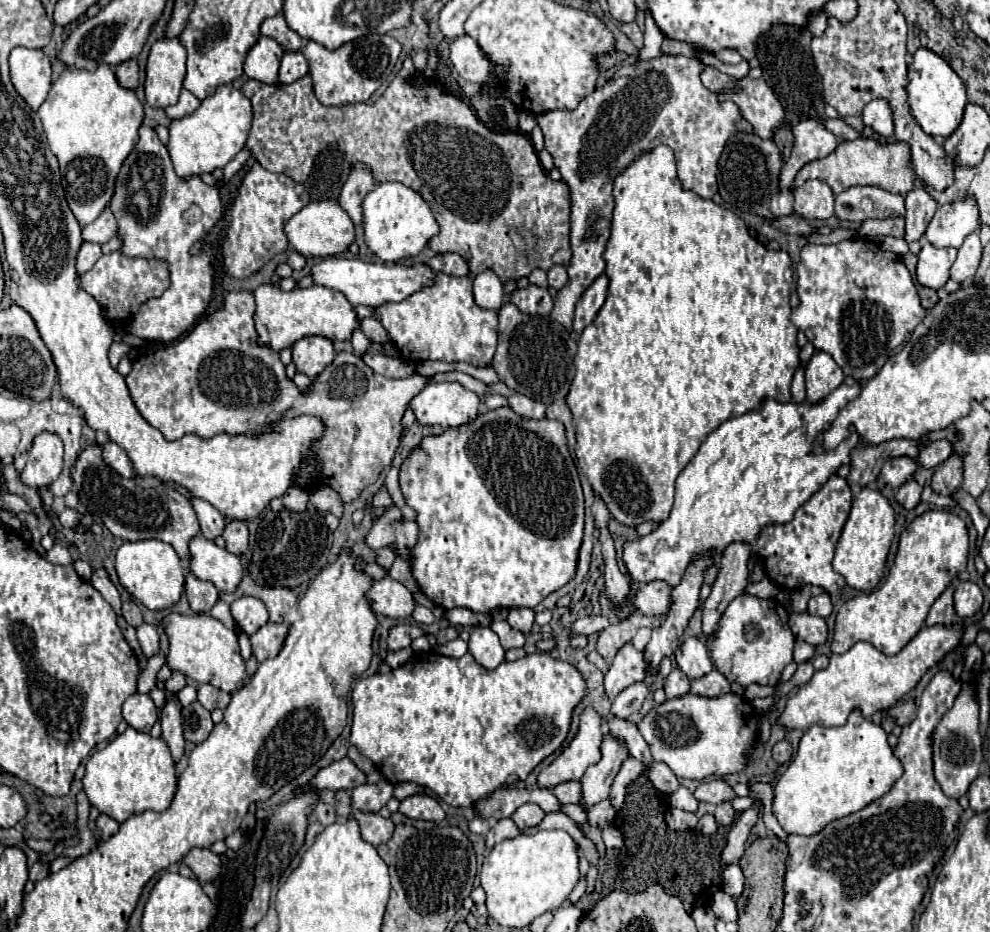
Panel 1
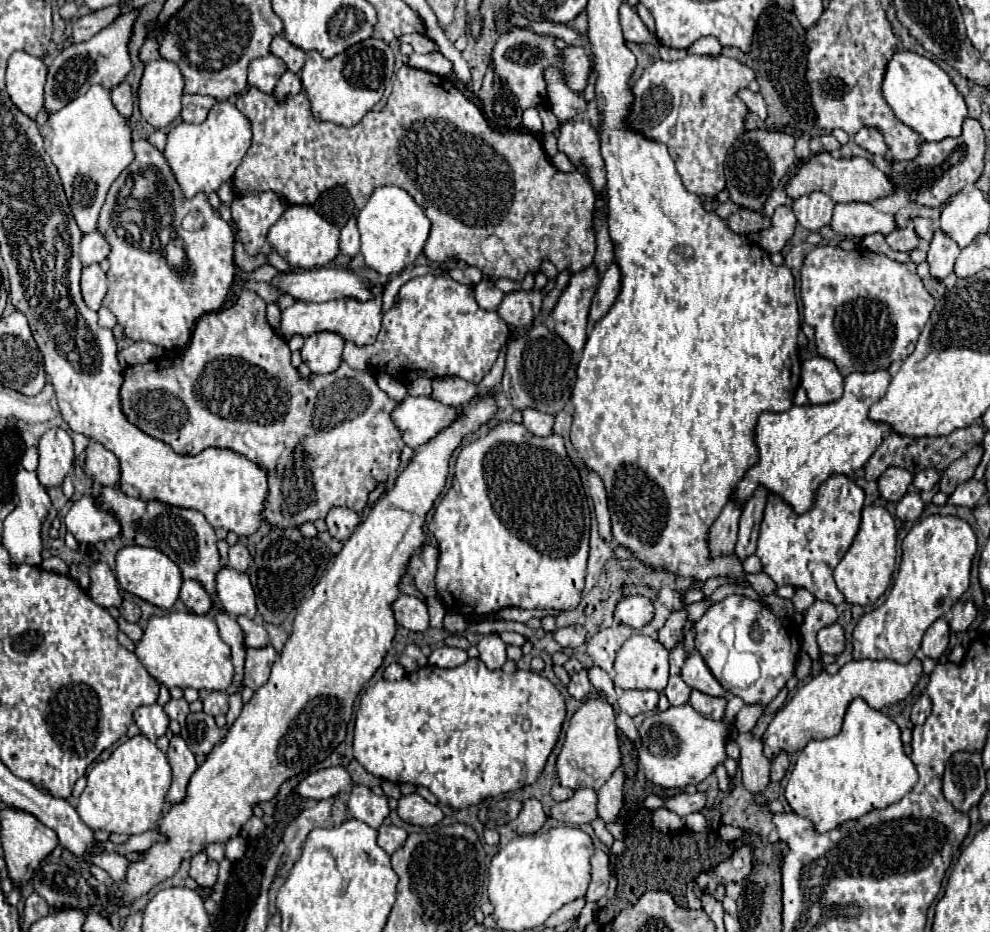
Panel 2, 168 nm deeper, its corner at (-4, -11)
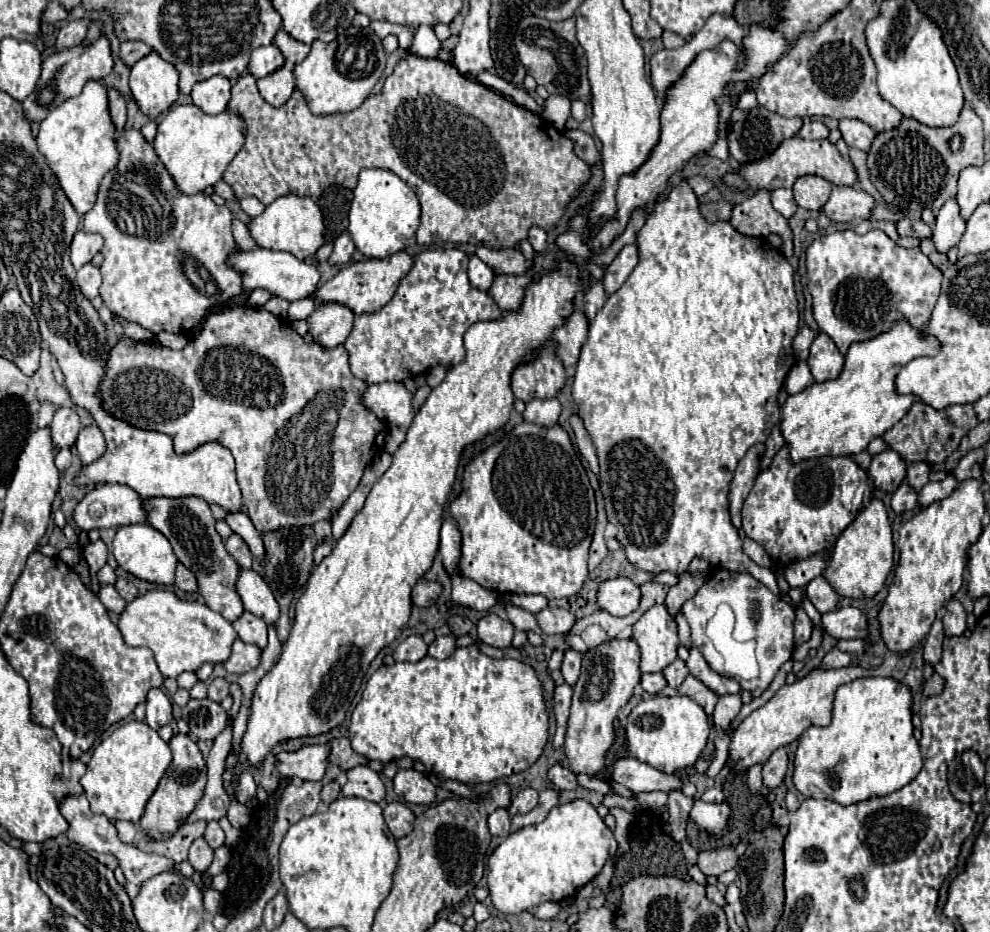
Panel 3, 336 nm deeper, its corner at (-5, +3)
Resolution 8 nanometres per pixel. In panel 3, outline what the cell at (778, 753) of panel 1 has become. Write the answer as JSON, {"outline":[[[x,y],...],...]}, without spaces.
{"outline":[[[778,748],[770,760],[764,764],[762,768],[762,776],[764,776],[764,784],[768,788],[778,788],[784,780],[784,774],[786,774],[786,768],[788,768],[788,754],[786,754],[786,748]]]}

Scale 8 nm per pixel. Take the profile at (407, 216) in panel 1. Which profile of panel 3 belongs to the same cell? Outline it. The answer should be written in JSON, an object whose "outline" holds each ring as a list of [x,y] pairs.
{"outline":[[[366,168],[360,172],[354,200],[348,212],[348,230],[356,248],[368,258],[388,258],[406,248],[420,226],[420,202],[416,192],[390,170]]]}

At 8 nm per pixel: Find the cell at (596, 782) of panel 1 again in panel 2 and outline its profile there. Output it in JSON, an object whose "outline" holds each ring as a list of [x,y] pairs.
{"outline":[[[589,788],[575,790],[575,794],[569,800],[557,802],[551,808],[549,818],[555,818],[565,824],[573,824],[573,826],[593,822],[597,818],[597,792]]]}

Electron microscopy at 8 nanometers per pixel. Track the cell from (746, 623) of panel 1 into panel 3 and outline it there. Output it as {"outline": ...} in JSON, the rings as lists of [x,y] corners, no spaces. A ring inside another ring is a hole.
{"outline":[[[714,570],[698,594],[682,606],[692,630],[692,644],[700,648],[710,668],[738,681],[742,690],[758,698],[774,680],[778,668],[792,658],[794,650],[794,606],[772,594],[750,574]],[[736,614],[734,638],[724,638],[724,616]],[[708,626],[708,636],[706,636]],[[752,638],[752,640],[750,640]]]}

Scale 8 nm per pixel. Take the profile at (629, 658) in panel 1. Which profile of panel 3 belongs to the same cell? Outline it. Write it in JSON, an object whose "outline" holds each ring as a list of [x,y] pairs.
{"outline":[[[652,606],[632,628],[632,640],[640,646],[640,670],[662,672],[676,660],[676,622],[666,606]]]}

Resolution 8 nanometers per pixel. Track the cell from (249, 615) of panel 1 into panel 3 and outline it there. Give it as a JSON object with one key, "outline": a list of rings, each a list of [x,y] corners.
{"outline":[[[244,610],[244,614],[234,622],[234,630],[244,642],[252,642],[260,648],[266,646],[266,622],[252,612]]]}

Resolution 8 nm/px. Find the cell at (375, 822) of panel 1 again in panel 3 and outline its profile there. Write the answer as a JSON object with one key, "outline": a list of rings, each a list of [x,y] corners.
{"outline":[[[392,802],[384,808],[384,820],[392,832],[394,838],[402,838],[406,834],[412,832],[412,824],[414,824],[414,814],[406,804],[400,802]]]}

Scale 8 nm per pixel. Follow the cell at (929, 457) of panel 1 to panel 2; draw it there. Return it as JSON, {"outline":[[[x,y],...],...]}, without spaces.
{"outline":[[[927,468],[927,470],[923,470],[921,474],[915,474],[913,486],[915,486],[919,492],[929,492],[929,490],[937,484],[937,480],[939,480],[939,470]]]}

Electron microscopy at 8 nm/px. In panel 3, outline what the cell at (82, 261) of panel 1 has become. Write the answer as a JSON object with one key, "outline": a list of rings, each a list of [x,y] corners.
{"outline":[[[92,262],[84,264],[80,270],[78,270],[78,276],[76,276],[76,282],[82,290],[82,294],[92,300],[98,296],[98,288],[102,284],[102,278],[100,278],[100,268],[94,266]]]}

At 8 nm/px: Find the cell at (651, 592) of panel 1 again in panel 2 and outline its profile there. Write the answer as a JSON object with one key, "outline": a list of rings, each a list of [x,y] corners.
{"outline":[[[627,596],[615,604],[613,616],[635,630],[643,628],[653,618],[653,604],[645,596]]]}

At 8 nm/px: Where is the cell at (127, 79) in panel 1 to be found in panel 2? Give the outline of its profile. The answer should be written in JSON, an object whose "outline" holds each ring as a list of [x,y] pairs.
{"outline":[[[121,82],[119,86],[115,86],[111,90],[111,100],[113,100],[113,106],[117,108],[117,112],[123,118],[131,116],[131,112],[133,112],[133,96],[131,96],[131,86],[127,82]]]}

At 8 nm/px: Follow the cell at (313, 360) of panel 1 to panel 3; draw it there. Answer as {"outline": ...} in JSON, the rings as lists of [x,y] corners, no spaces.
{"outline":[[[322,304],[308,318],[308,334],[322,348],[340,346],[352,330],[354,314],[342,304]]]}

